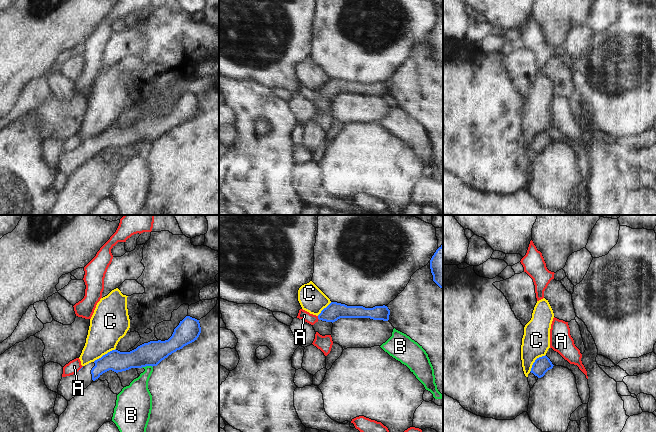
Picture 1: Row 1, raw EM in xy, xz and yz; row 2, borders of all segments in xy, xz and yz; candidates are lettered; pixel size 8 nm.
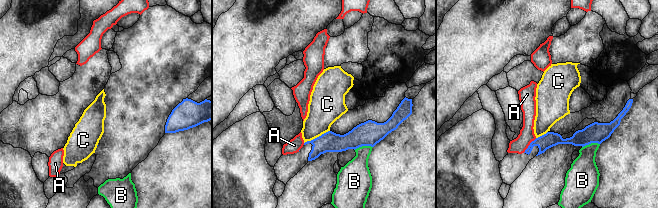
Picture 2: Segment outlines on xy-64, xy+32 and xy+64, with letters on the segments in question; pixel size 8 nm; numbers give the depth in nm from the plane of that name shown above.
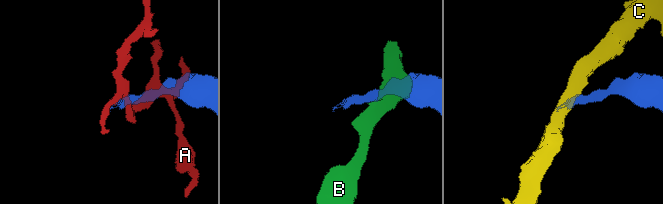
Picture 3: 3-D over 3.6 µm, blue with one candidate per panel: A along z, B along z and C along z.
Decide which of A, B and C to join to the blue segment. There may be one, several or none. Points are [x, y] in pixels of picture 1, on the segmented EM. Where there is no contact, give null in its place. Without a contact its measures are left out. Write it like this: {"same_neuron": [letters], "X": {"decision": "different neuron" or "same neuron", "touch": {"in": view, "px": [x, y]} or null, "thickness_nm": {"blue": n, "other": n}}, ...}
{"same_neuron": [], "A": {"decision": "different neuron", "touch": {"in": "xz", "px": [318, 318]}, "thickness_nm": {"blue": 140, "other": 80}}, "B": {"decision": "different neuron", "touch": {"in": "xy", "px": [146, 365]}, "thickness_nm": {"blue": 190, "other": 200}}, "C": {"decision": "different neuron", "touch": {"in": "xy", "px": [105, 354]}, "thickness_nm": {"blue": 170, "other": 300}}}

